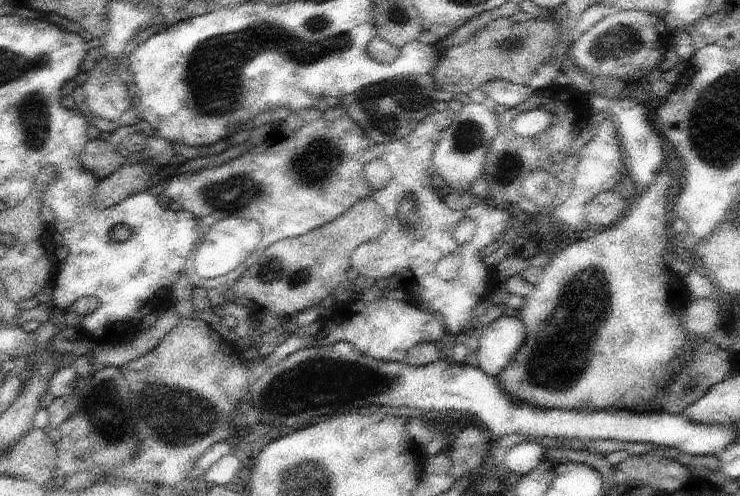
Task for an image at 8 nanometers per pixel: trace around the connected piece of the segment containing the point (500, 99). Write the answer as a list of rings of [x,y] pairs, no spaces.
[[[492,80],[484,84],[481,90],[486,92],[489,103],[497,103],[508,107],[520,106],[522,102],[530,100],[536,90],[528,88],[527,84],[514,84],[508,80]]]

